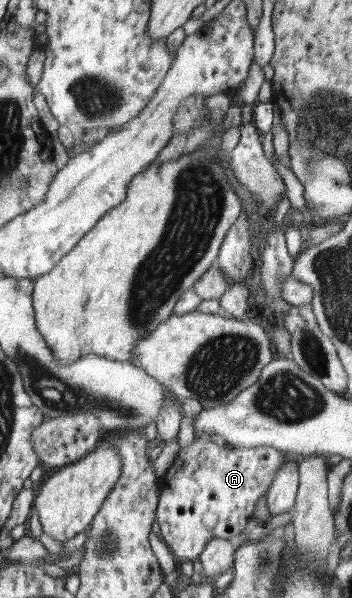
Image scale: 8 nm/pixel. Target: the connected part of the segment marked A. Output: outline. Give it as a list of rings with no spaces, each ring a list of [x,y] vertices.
[[[198,436],[194,445],[179,450],[174,466],[160,481],[157,509],[160,538],[177,561],[196,560],[212,539],[234,540],[253,516],[256,500],[266,494],[284,453],[270,447],[240,449],[228,442],[218,446]]]

